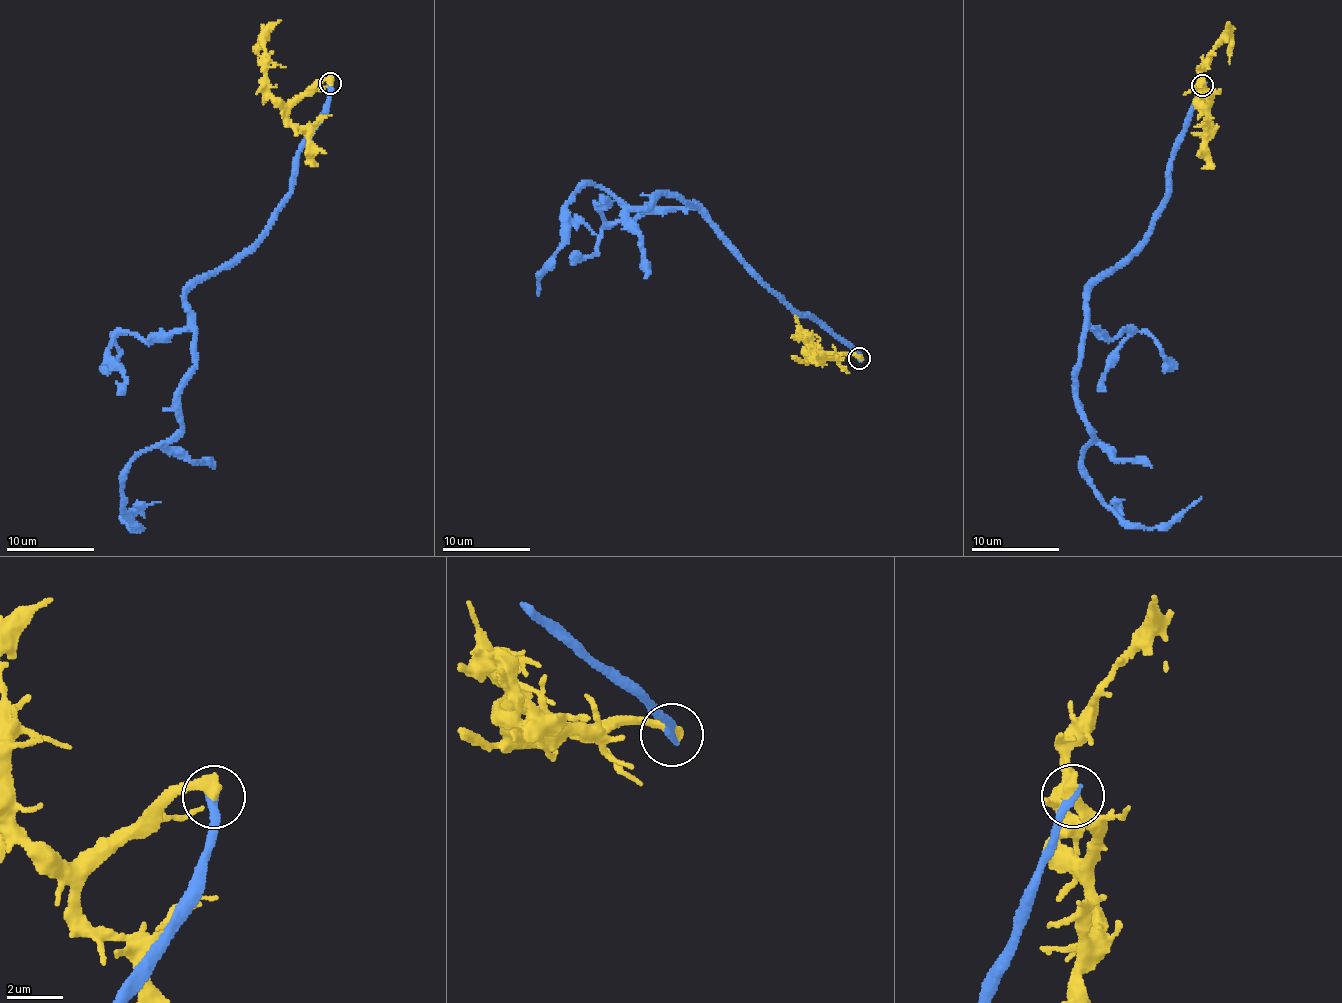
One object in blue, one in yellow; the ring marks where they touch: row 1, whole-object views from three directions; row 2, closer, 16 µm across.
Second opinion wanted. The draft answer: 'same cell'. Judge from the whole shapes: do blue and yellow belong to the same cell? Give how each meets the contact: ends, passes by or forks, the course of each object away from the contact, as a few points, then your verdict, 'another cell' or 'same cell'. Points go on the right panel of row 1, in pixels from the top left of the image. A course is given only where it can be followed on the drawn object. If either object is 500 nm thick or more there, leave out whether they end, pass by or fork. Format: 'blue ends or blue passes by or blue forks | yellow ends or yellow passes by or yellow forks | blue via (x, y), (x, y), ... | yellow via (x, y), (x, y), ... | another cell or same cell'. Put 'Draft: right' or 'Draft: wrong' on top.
Draft: wrong
blue ends | yellow ends | blue via (1202, 85), (1154, 224), (1090, 289), (1076, 390), (1092, 436), (1083, 475), (1125, 521), (1165, 528), (1201, 497) | yellow via (1202, 85), (1204, 82), (1210, 97), (1202, 106), (1201, 64), (1228, 37), (1229, 63) | another cell

